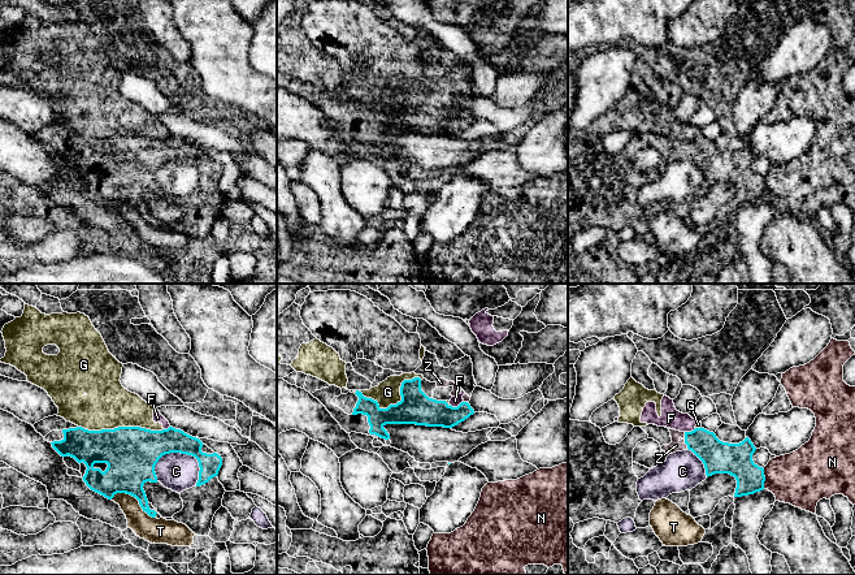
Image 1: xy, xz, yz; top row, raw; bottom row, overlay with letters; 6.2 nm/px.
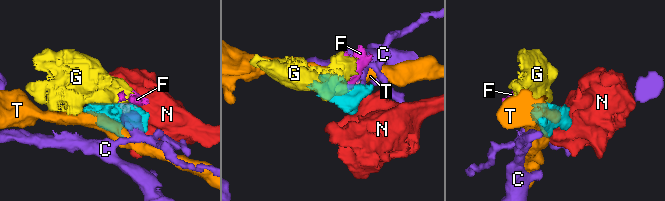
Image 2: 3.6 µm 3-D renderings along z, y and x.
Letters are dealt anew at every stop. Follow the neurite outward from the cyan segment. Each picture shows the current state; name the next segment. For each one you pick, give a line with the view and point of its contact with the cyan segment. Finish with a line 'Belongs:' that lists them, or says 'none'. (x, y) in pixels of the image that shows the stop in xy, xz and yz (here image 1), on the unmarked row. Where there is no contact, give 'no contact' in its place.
Z: contact yz (685, 148)
Belongs: Z

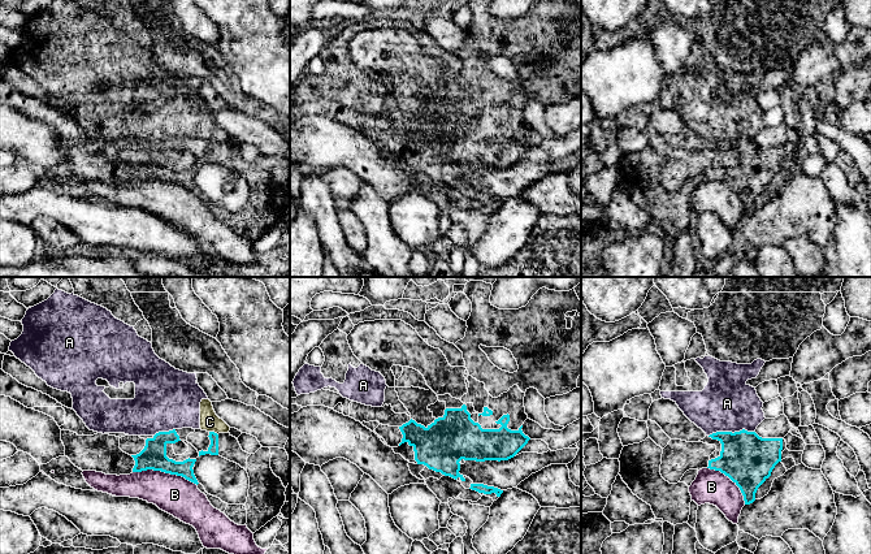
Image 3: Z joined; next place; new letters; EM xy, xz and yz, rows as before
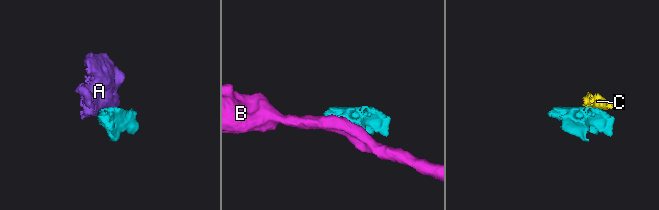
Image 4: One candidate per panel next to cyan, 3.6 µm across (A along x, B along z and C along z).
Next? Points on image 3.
Belongs: none

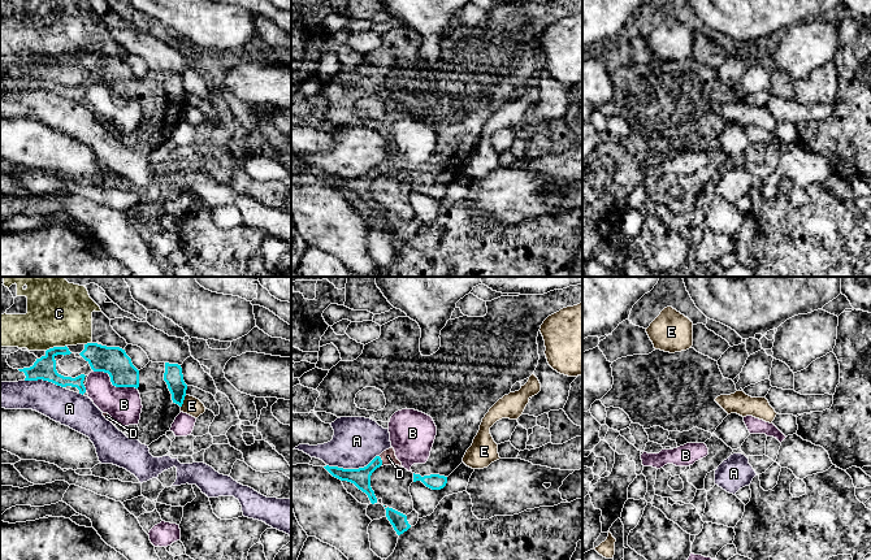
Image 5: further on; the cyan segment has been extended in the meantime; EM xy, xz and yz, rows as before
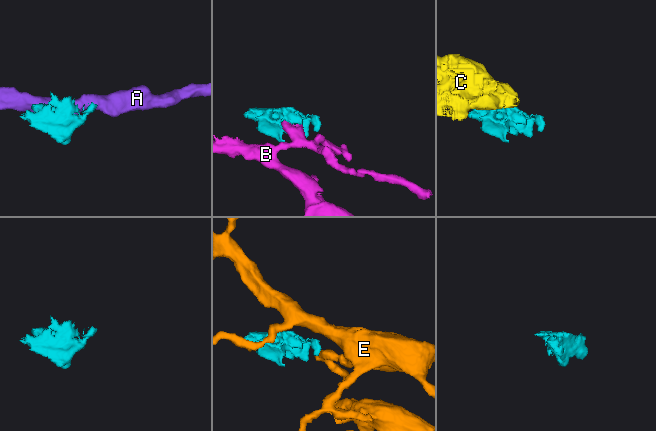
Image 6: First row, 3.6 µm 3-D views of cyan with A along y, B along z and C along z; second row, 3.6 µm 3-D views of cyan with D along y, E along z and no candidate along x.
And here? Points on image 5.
D: contact xz (381, 170)
Belongs: D

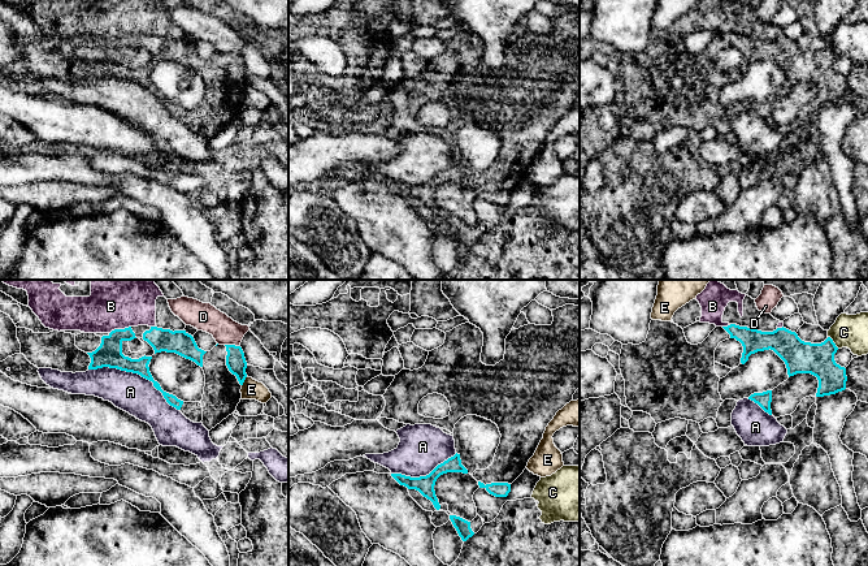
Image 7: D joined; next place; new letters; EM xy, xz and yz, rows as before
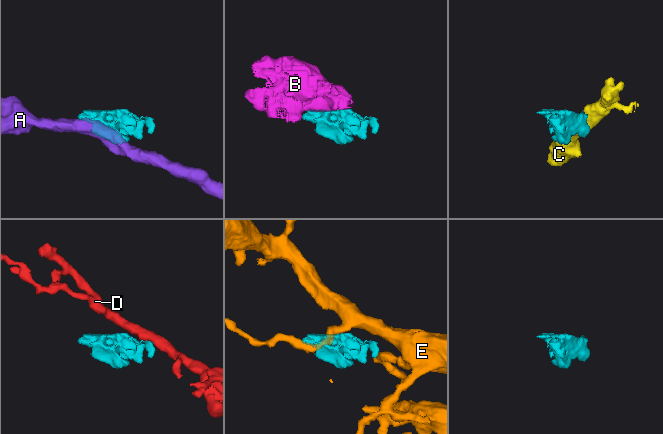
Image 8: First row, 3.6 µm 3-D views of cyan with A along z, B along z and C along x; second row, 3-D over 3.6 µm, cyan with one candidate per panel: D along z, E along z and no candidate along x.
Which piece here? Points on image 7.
Belongs: none

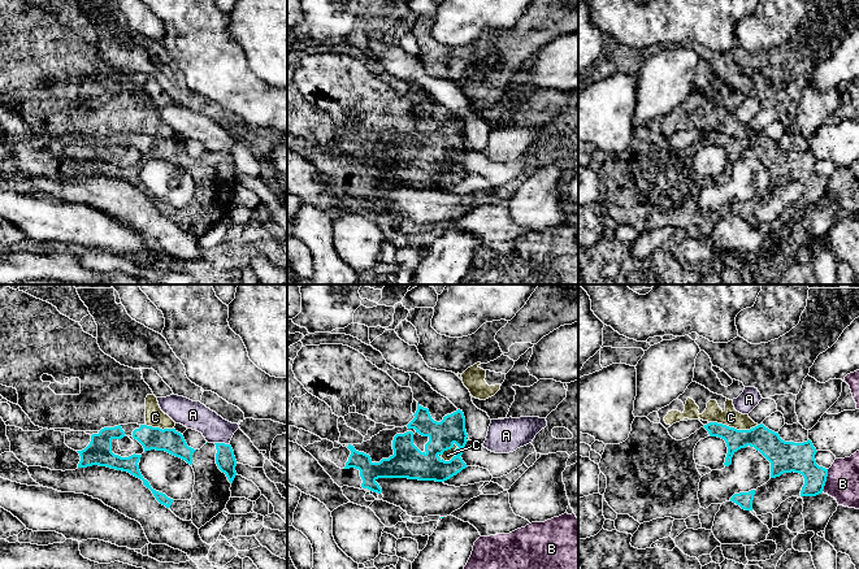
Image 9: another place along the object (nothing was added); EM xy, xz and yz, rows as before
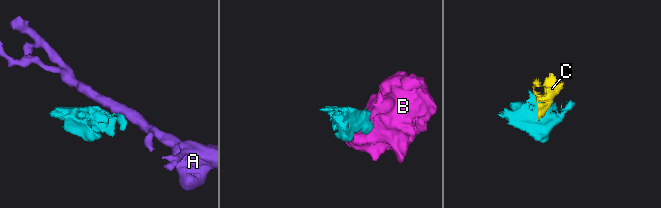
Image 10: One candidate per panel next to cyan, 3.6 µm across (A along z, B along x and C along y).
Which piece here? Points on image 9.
Belongs: none

